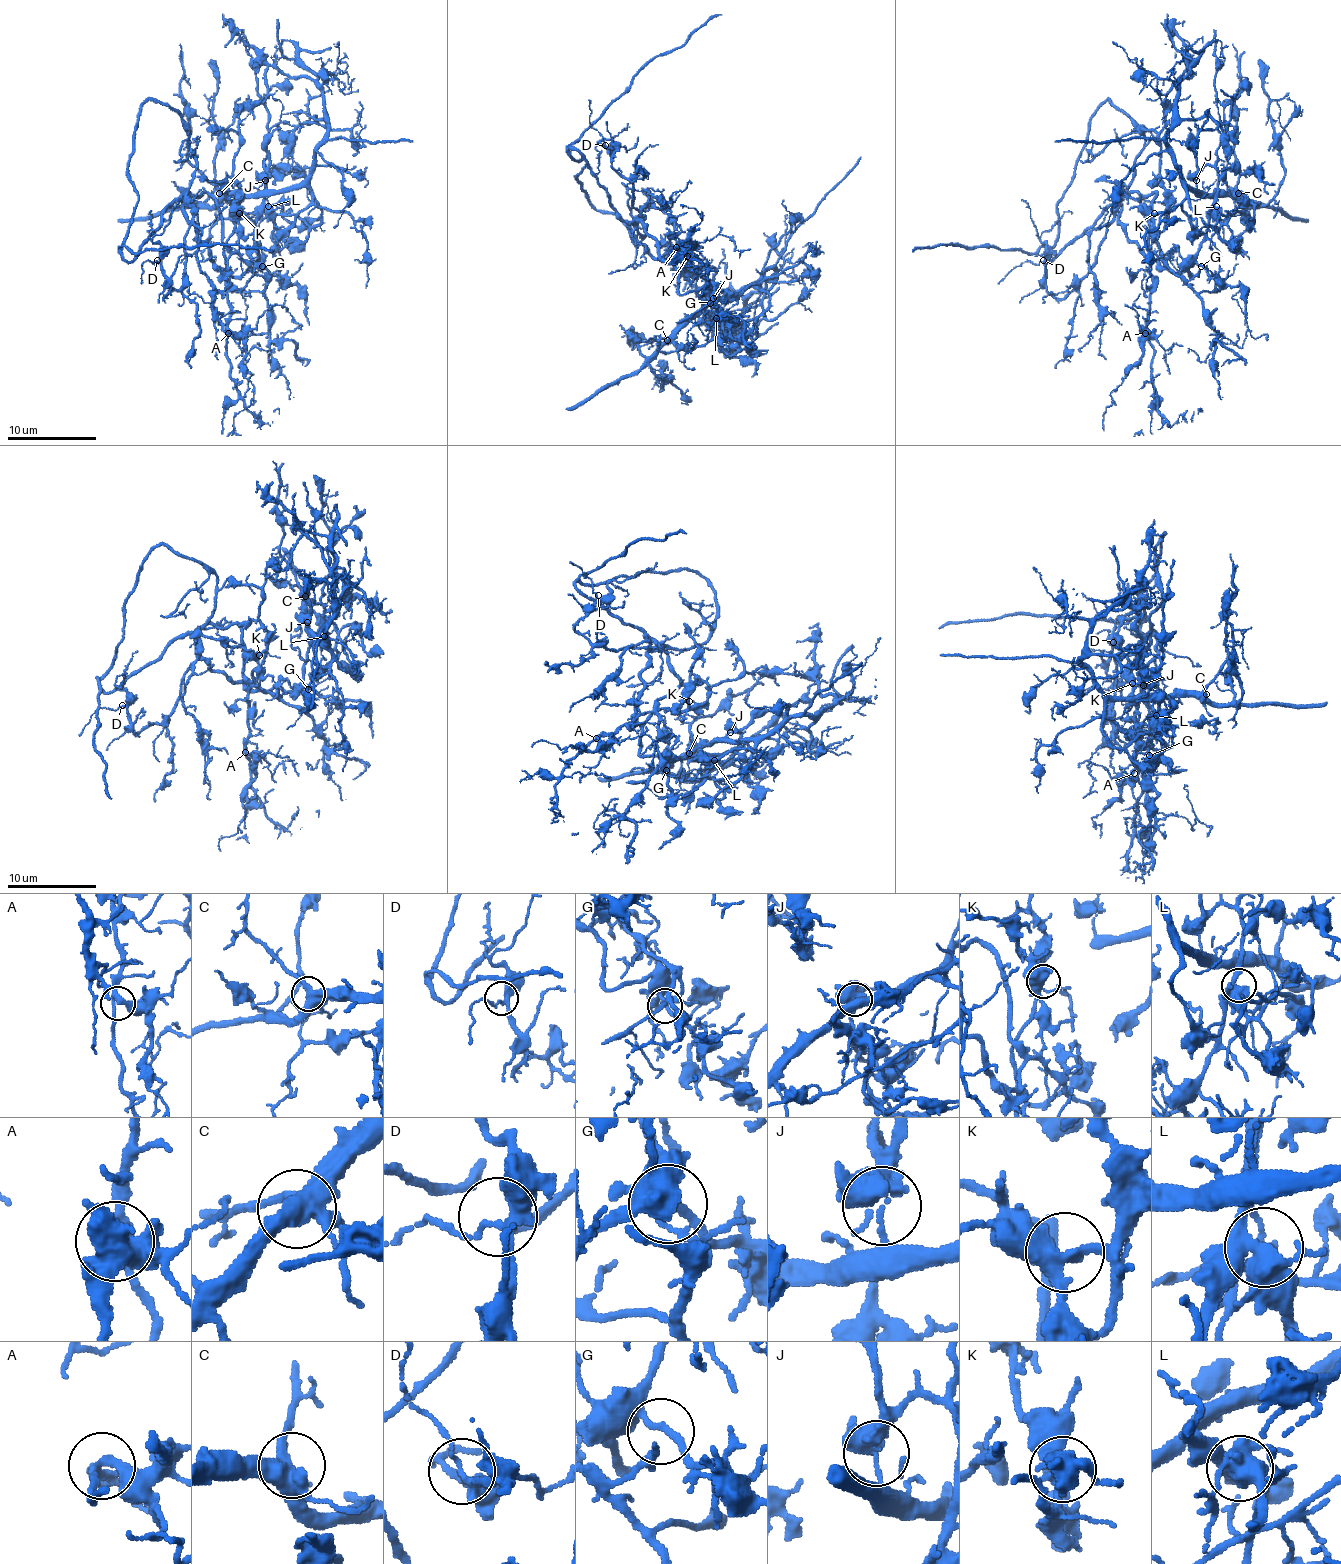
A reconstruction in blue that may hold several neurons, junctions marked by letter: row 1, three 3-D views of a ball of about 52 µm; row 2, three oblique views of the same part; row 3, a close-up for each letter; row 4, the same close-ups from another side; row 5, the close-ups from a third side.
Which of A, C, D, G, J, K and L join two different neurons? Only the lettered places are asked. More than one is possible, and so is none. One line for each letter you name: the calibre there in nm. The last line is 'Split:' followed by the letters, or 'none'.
J: Thickness 240 nm
Split: J

